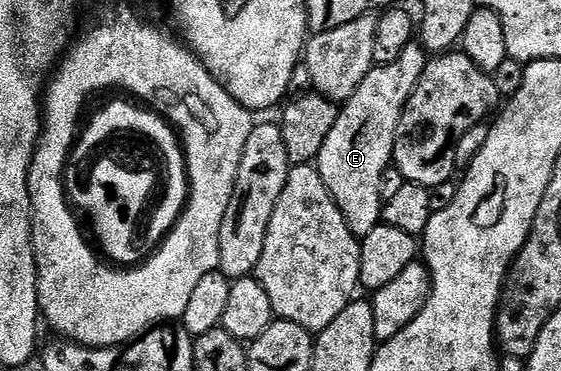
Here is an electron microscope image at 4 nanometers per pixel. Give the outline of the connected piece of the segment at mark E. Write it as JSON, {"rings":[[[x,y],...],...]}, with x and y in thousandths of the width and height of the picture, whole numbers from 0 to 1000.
{"rings":[[[736,119],[717,129],[717,151],[702,173],[665,175],[645,226],[604,288],[595,345],[581,367],[567,429],[567,456],[588,528],[602,550],[620,623],[647,647],[665,615],[681,598],[681,523],[677,488],[695,458],[699,380],[706,364],[706,326],[713,299],[738,248],[765,148],[754,124]]]}

